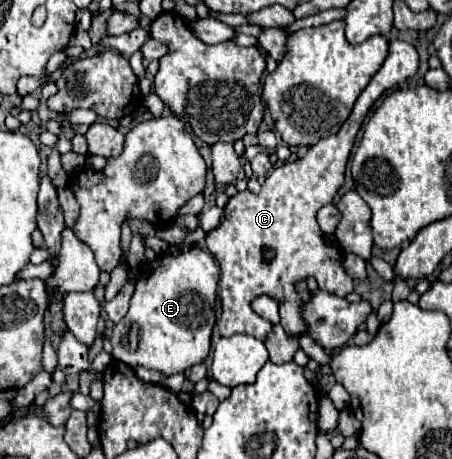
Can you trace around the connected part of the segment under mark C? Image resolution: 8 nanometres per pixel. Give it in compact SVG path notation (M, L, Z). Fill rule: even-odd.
M392 41L386 61L380 71L372 77L368 87L360 93L348 121L342 129L318 141L308 149L306 157L284 163L274 169L274 173L264 181L262 191L258 195L244 191L232 197L224 209L224 221L210 233L206 233L206 245L210 253L216 257L220 265L220 299L222 299L222 319L218 323L218 331L222 337L230 337L234 333L254 335L258 339L266 339L272 323L256 315L250 307L250 301L262 293L278 297L282 301L282 325L288 335L302 335L306 325L300 317L300 295L294 289L294 283L306 277L316 277L318 287L340 297L352 293L352 279L340 267L344 253L340 247L328 243L316 223L316 211L330 203L344 181L346 161L350 157L350 149L354 145L356 133L368 115L374 101L394 87L396 83L412 77L418 71L418 51L414 45L406 41ZM272 249L274 257L270 261L264 259L262 251Z

